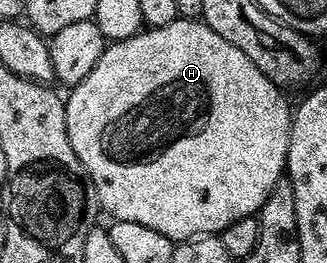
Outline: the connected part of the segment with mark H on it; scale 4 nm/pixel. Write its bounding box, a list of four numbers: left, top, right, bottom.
[65,18,292,242]

